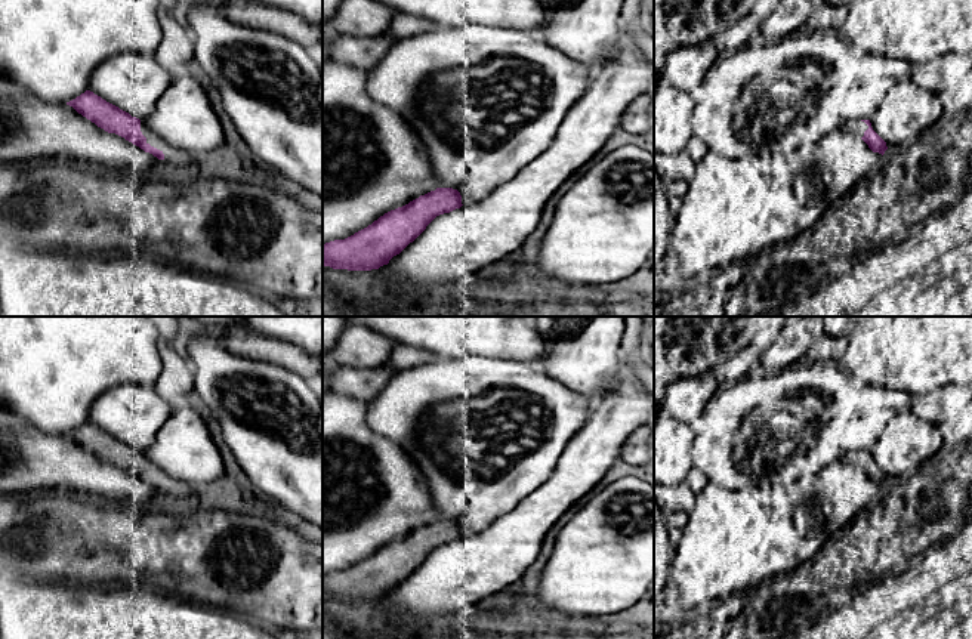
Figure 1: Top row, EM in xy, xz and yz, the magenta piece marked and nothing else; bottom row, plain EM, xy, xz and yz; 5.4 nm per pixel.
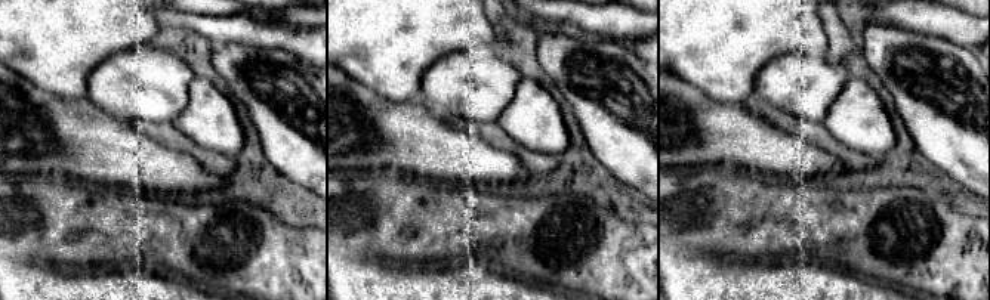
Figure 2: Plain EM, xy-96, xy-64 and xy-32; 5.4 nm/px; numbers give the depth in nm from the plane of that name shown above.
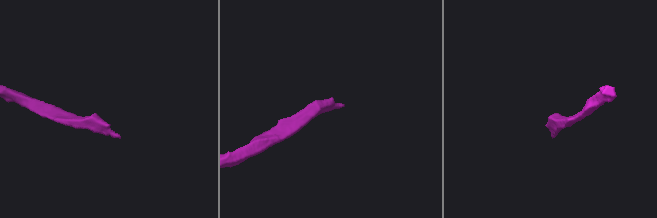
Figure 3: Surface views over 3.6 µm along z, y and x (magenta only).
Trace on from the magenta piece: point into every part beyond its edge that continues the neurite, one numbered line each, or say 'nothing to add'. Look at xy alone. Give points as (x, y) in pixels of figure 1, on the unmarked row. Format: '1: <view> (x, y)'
1: xy (172, 485)

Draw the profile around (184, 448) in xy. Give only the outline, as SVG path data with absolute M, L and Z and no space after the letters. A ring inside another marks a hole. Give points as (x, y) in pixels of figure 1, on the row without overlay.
M182 404L176 405L154 444L141 454L166 475L194 488L210 485L225 473L206 422L195 408Z

